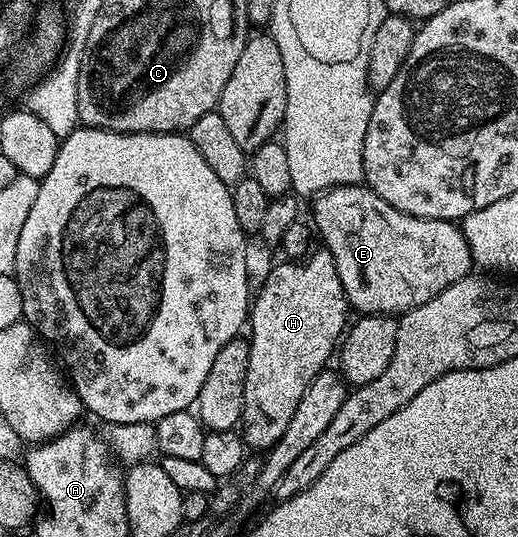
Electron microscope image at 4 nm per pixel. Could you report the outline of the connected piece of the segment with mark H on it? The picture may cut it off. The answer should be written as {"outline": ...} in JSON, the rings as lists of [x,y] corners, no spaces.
{"outline":[[[317,250],[300,261],[281,261],[278,267],[270,269],[269,276],[261,283],[261,288],[258,291],[256,288],[255,298],[251,303],[253,335],[248,336],[249,364],[243,389],[243,413],[239,424],[244,441],[250,448],[268,449],[275,445],[275,441],[279,441],[279,437],[283,437],[287,430],[287,421],[291,421],[299,401],[303,401],[303,393],[309,387],[310,381],[320,371],[326,370],[328,363],[325,362],[332,355],[334,358],[335,348],[346,330],[345,318],[351,315],[351,308],[339,281],[335,261],[329,251]]]}

